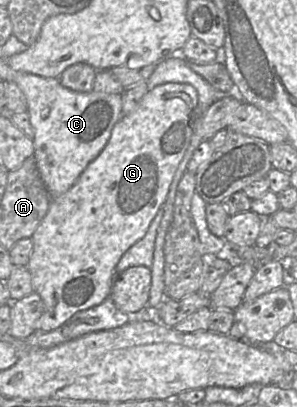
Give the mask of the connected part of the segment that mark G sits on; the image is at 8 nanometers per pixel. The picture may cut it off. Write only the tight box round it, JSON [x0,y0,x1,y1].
[26,83,197,332]

